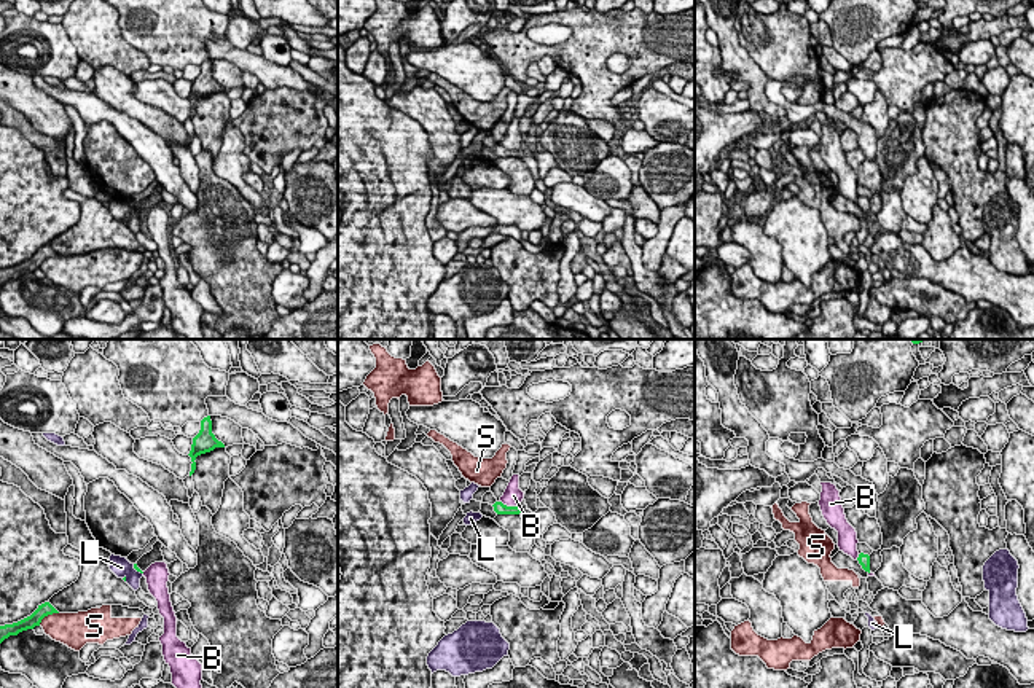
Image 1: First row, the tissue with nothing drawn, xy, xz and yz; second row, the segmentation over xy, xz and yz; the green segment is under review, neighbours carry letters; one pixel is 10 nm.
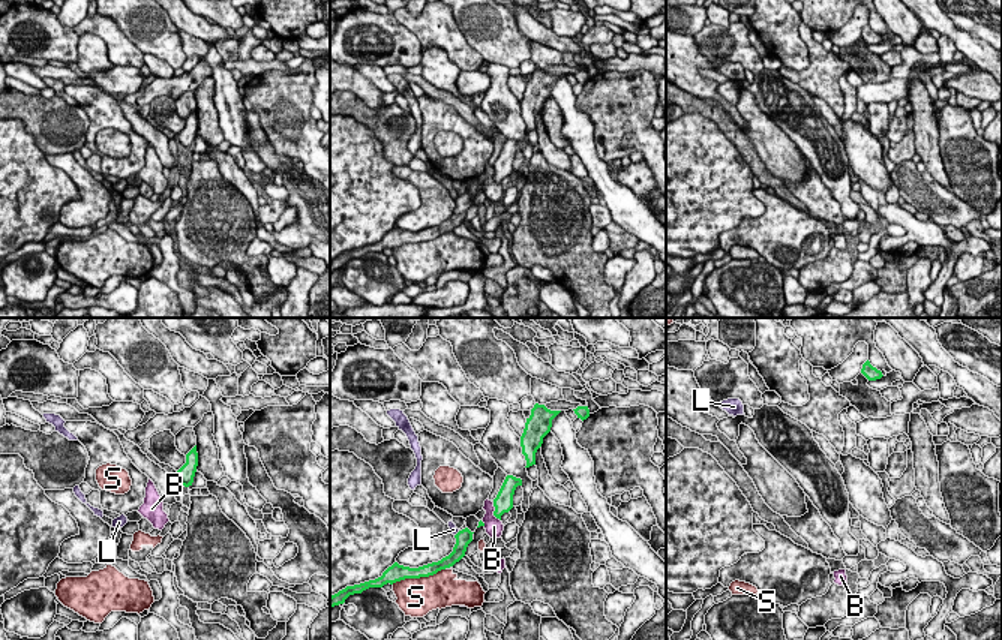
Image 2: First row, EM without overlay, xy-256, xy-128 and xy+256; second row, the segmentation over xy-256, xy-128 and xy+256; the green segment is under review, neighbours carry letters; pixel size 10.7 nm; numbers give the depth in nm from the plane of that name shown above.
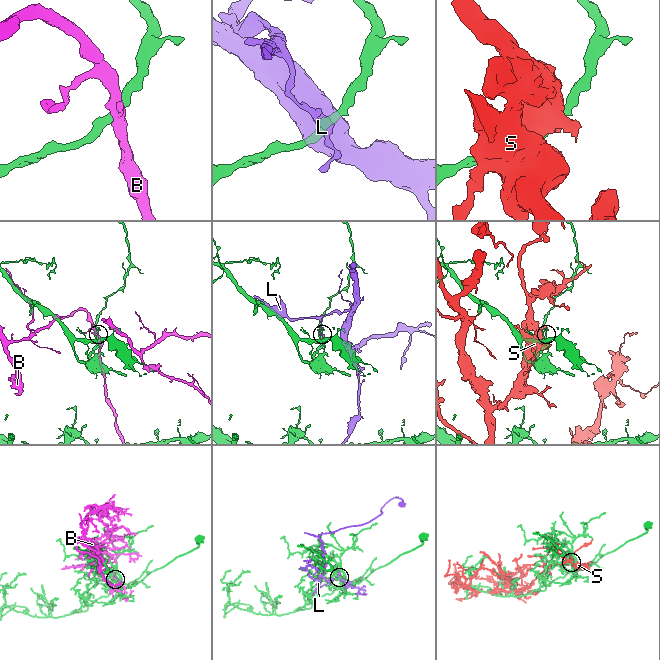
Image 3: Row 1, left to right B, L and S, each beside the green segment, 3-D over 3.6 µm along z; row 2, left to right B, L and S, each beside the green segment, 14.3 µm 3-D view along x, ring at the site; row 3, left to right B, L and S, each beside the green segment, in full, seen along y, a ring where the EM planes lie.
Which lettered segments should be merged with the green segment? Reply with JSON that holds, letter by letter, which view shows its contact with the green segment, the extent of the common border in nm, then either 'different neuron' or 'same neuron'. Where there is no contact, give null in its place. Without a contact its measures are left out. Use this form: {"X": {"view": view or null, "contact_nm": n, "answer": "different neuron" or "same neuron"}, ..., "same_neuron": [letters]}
{"B": {"view": "xz", "contact_nm": 240, "answer": "different neuron"}, "L": {"view": "xy", "contact_nm": 150, "answer": "different neuron"}, "S": {"view": "xy", "contact_nm": 240, "answer": "different neuron"}, "same_neuron": []}

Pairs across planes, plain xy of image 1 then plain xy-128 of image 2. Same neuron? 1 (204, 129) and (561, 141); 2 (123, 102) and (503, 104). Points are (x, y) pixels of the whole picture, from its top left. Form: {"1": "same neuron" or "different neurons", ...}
{"1": "different neurons", "2": "different neurons"}

